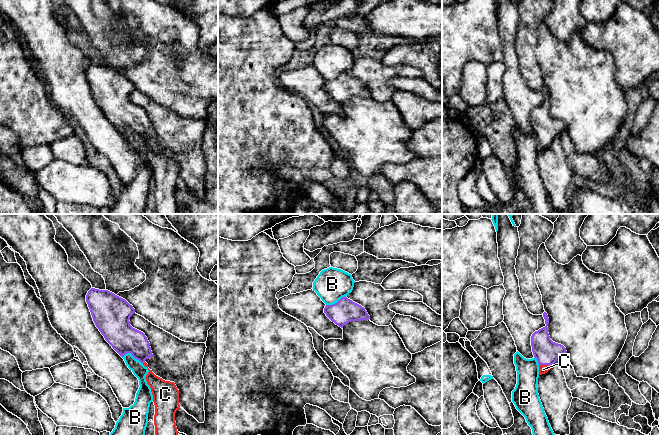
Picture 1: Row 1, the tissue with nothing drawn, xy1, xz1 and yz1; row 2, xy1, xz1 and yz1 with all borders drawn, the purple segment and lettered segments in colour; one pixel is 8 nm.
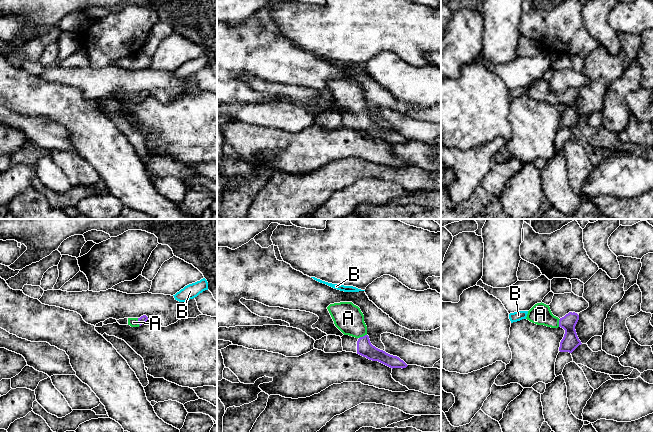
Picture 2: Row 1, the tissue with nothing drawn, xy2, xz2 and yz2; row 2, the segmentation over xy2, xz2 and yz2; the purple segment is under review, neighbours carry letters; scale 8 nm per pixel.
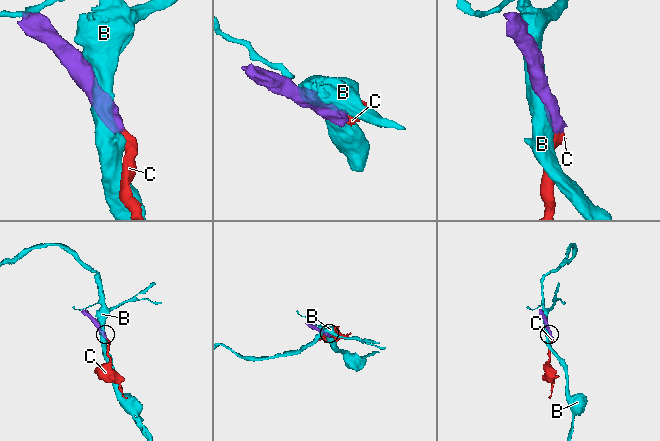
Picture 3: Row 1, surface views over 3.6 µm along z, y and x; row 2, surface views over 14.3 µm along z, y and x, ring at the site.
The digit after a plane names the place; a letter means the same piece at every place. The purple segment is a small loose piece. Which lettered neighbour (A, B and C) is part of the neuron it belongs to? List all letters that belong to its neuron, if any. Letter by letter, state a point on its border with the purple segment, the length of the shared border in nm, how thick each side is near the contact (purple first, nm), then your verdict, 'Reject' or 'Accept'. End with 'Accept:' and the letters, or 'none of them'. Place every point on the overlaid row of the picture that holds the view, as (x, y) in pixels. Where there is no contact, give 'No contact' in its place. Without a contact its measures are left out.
A: Touches purple at xy2 (138, 321). Shared border 70 nm. Thickness 60 nm (purple) against 80 nm. Accept
B: Touches purple at xy1 (132, 355). Shared border 180 nm. Thickness 240 nm (purple) against 110 nm. Reject
C: Touches purple at yz1 (545, 364). Shared border 100 nm. Thickness 200 nm (purple) against 70 nm. Accept
Accept: A, C

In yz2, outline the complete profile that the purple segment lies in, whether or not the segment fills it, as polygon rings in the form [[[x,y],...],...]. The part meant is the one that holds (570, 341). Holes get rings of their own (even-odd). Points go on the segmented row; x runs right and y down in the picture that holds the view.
[[[541,302],[535,304],[528,311],[526,319],[537,325],[544,325],[551,328],[563,328],[565,330],[565,334],[560,342],[560,352],[572,353],[579,345],[582,344],[575,330],[575,326],[579,320],[579,315],[575,312],[569,312],[559,319],[552,314],[549,305]]]

